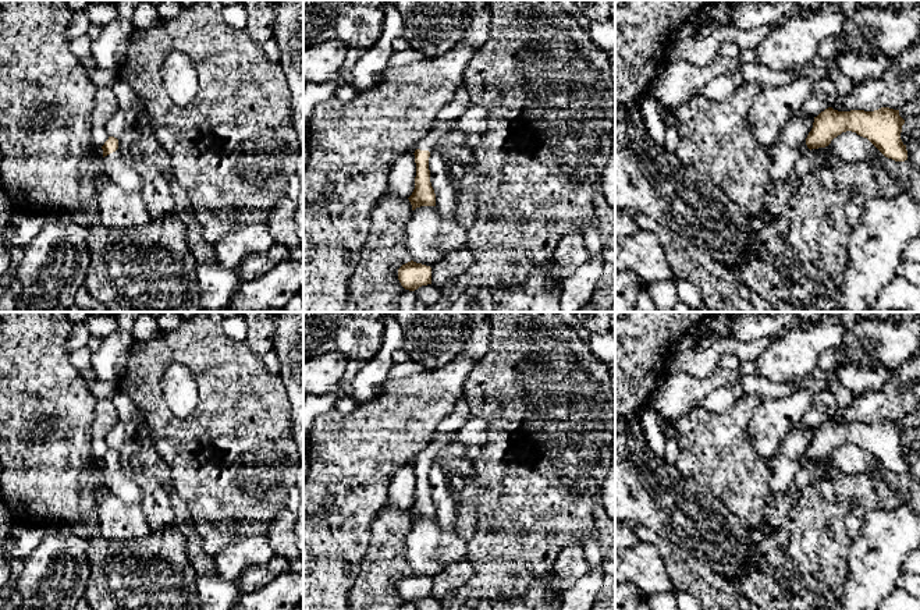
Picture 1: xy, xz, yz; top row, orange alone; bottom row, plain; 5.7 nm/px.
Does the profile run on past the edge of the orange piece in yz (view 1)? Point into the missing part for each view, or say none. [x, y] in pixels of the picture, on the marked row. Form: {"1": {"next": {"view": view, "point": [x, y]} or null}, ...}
{"1": {"next": null}}

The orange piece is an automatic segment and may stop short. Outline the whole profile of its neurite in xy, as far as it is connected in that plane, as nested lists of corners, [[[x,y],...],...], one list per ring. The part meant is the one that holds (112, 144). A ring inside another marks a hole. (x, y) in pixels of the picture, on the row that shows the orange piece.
[[[109,136],[102,149],[106,180],[125,191],[141,192],[143,188],[143,178],[138,173],[136,164],[121,156],[118,150],[118,139]]]

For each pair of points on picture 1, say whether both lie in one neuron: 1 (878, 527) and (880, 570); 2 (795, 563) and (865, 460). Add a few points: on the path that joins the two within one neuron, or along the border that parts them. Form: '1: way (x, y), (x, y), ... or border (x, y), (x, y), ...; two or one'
1: way (881, 538), (880, 559); one
2: border (876, 460), (870, 472), (831, 470), (823, 478); two

